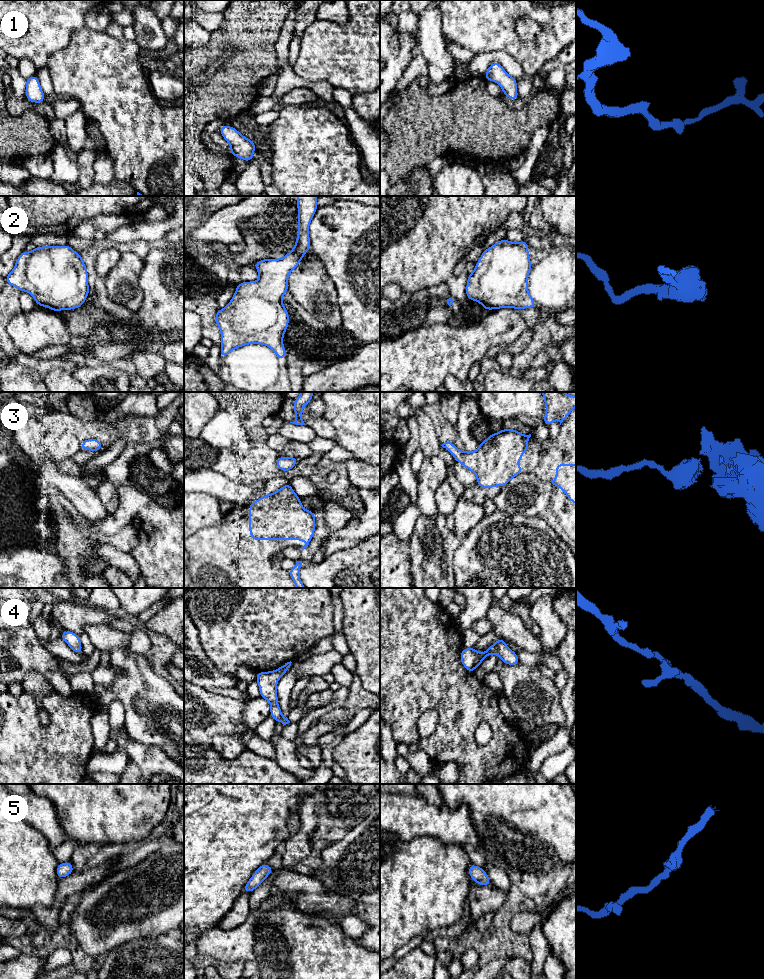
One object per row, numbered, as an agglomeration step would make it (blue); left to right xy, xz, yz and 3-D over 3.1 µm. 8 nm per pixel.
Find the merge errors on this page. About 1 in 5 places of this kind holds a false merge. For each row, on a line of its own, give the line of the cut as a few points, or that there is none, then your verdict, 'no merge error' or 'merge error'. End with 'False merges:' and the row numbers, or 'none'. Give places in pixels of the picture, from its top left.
1: no cut; no merge error
2: no cut; no merge error
3: no cut; no merge error
4: no cut; no merge error
5: no cut; no merge error
False merges: none

